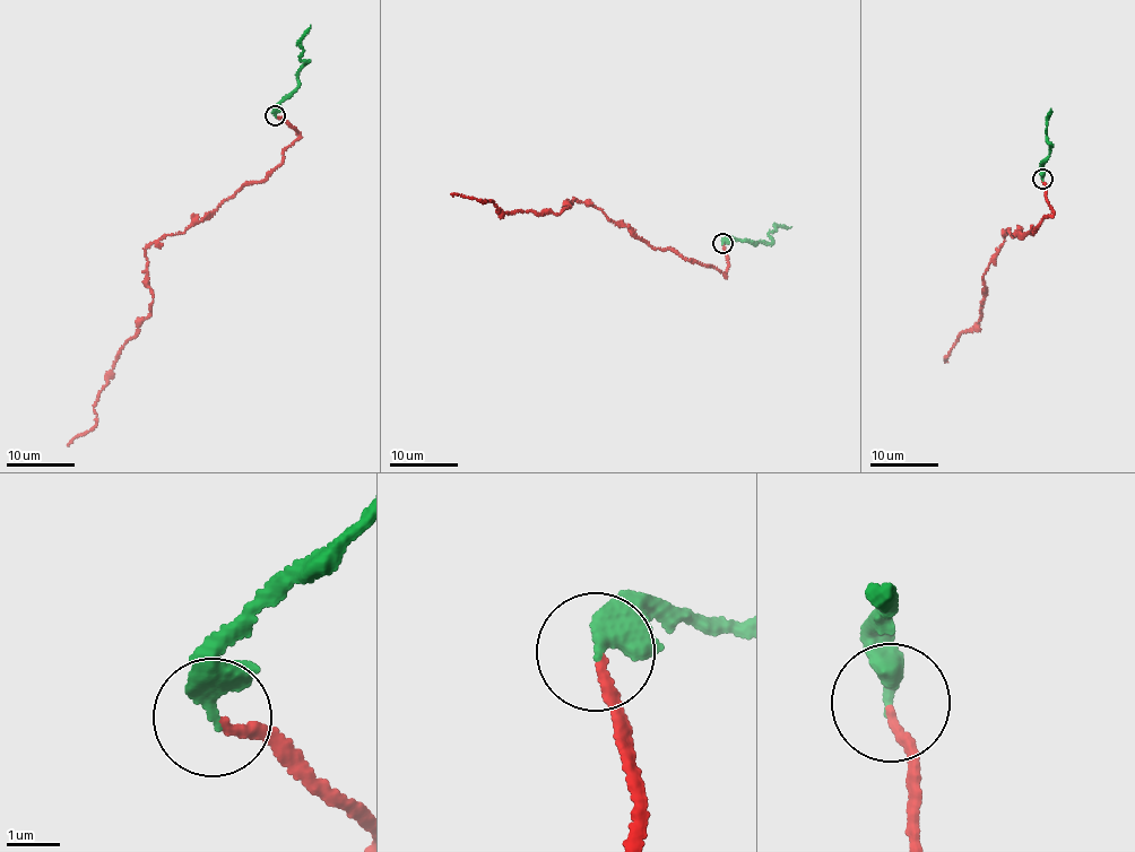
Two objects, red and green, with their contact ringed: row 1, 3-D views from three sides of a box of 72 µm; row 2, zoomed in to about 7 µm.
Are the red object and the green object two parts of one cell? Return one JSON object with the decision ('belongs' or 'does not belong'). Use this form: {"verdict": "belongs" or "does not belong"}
{"verdict": "belongs"}

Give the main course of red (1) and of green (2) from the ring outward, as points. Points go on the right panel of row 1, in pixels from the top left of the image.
1: (1042, 179), (1050, 215), (1032, 232), (1013, 236), (1005, 232), (984, 275), (978, 324), (960, 333), (945, 362)
2: (1042, 179), (1042, 166), (1050, 145), (1046, 136), (1050, 109)

